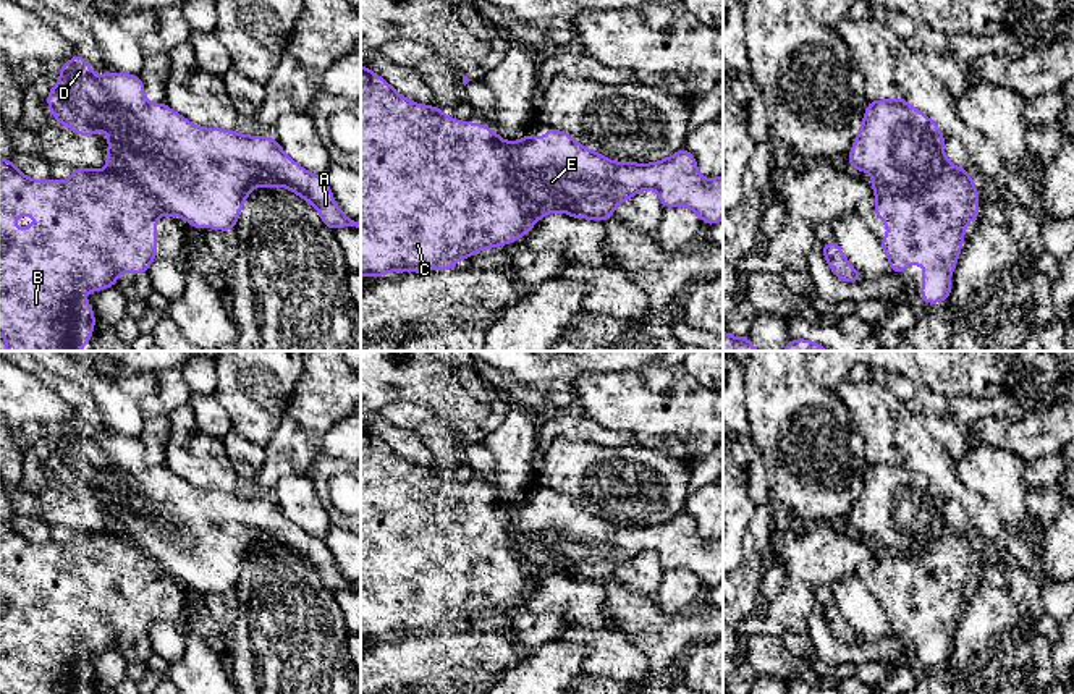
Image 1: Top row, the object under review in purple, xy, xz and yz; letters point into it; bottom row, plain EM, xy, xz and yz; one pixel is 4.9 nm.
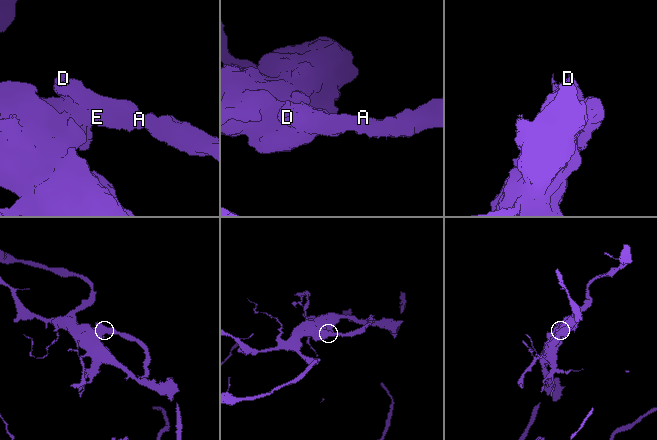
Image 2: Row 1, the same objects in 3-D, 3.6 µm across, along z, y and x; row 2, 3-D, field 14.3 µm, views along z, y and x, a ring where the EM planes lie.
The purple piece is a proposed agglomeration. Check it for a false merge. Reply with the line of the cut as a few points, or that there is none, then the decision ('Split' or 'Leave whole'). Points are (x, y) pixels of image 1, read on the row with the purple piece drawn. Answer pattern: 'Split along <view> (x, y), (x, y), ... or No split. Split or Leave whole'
Split along xz (513, 143), (516, 190), (529, 204), (532, 222). Split

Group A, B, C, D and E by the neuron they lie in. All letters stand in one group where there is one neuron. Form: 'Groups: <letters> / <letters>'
Groups: A D E / B C

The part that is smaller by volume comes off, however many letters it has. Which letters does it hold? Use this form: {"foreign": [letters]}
{"foreign": ["A", "D", "E"]}

